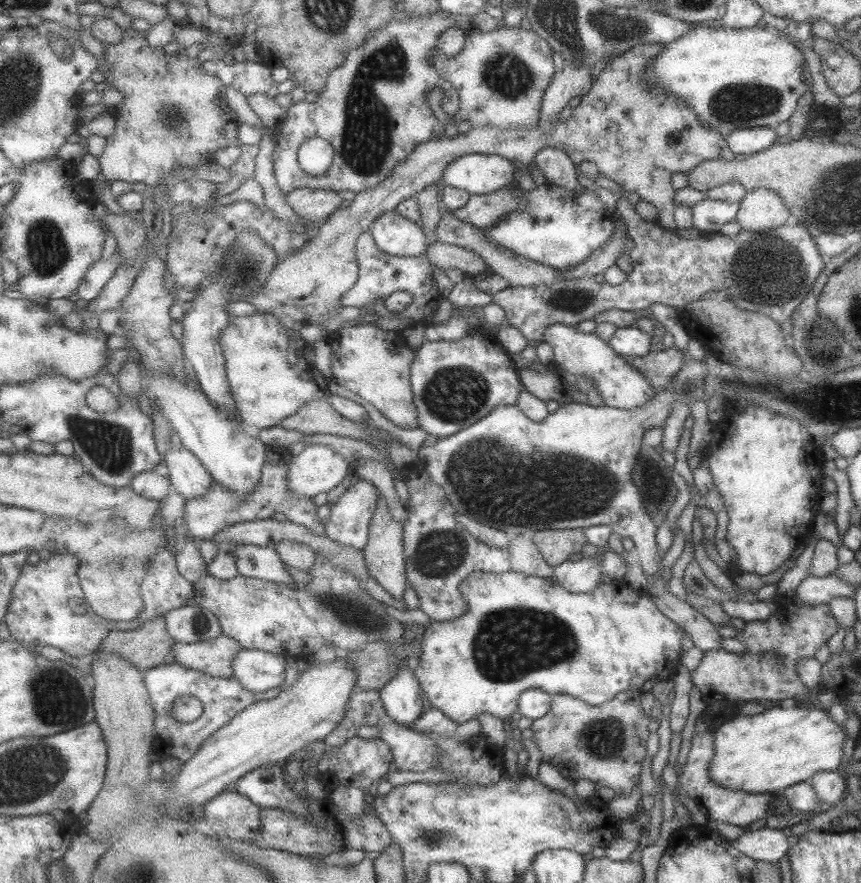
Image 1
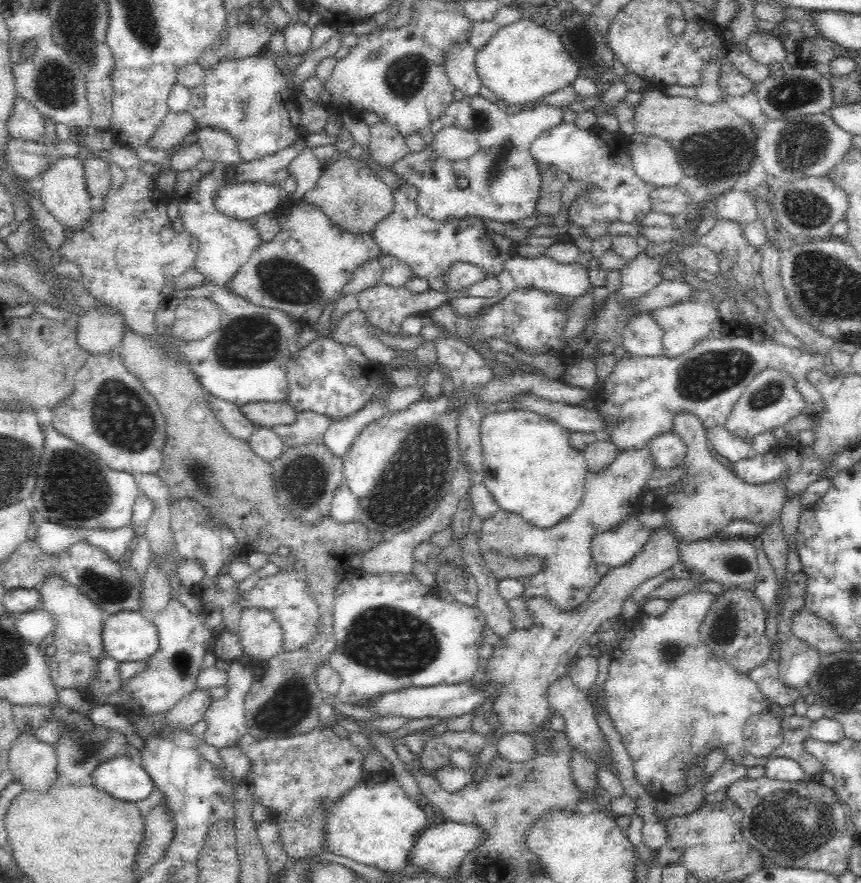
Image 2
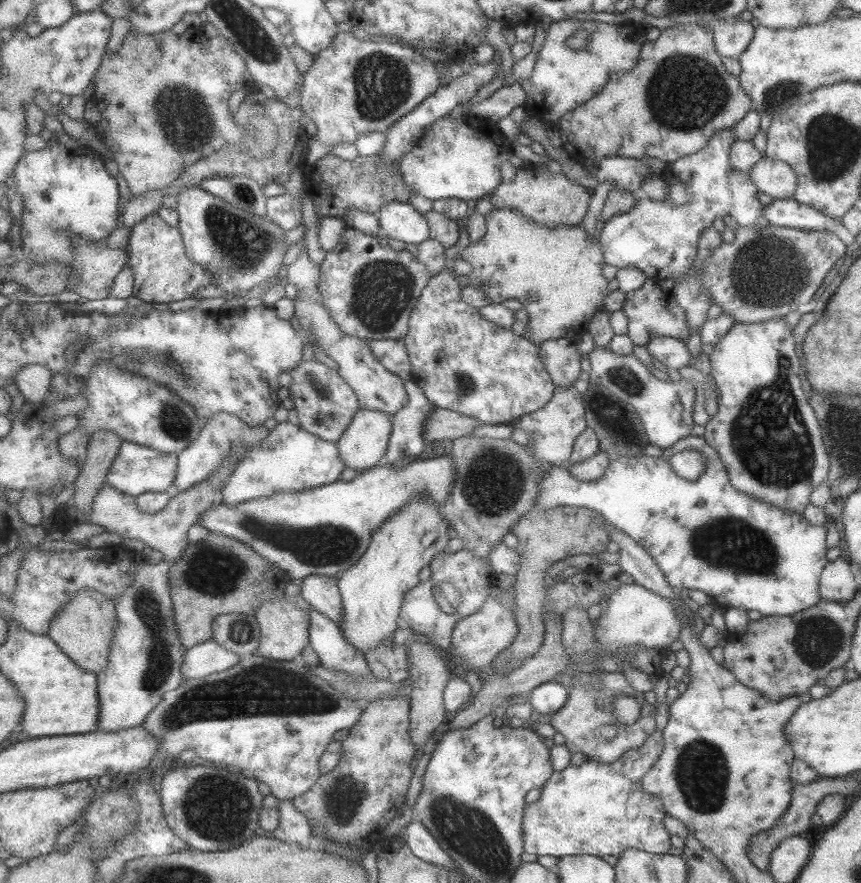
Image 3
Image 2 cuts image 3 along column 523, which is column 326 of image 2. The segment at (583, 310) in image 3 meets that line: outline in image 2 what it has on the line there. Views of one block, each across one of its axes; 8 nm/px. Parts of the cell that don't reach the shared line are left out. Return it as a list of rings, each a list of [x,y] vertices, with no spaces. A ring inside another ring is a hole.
[[[289,197],[285,208],[278,210],[276,219],[281,231],[274,240],[263,242],[252,252],[249,261],[232,278],[228,289],[253,305],[281,310],[297,321],[303,321],[307,310],[326,307],[331,301],[334,304],[338,292],[350,282],[354,270],[368,260],[378,259],[382,254],[373,233],[348,232],[334,224],[319,206],[308,204],[302,198]]]

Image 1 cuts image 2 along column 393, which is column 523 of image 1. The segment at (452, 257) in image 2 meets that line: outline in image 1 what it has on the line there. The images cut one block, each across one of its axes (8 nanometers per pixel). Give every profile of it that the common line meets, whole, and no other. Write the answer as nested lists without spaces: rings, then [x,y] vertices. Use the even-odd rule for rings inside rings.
[[[548,181],[524,192],[516,184],[509,186],[519,193],[519,198],[527,201],[525,210],[515,210],[497,222],[493,228],[485,228],[485,235],[499,248],[507,248],[535,262],[546,264],[560,270],[577,266],[589,257],[593,250],[600,249],[612,236],[615,225],[607,210],[591,191],[577,194]]]

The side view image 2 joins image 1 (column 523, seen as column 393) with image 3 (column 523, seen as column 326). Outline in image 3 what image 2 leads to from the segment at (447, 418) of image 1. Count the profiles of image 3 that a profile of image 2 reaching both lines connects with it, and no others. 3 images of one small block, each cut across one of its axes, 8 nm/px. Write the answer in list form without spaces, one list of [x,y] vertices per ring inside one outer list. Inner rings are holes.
[[[463,226],[462,228],[463,229],[461,230],[459,227],[459,240],[457,240],[457,244],[455,244],[453,248],[445,250],[446,260],[448,260],[449,264],[447,264],[447,267],[445,264],[445,268],[439,274],[433,275],[430,278],[429,284],[424,288],[424,293],[421,295],[416,309],[412,312],[412,317],[410,318],[410,331],[408,336],[405,338],[408,353],[410,354],[412,362],[412,378],[419,383],[420,388],[425,392],[425,395],[428,396],[428,399],[433,402],[434,406],[460,412],[461,414],[471,416],[487,424],[513,424],[526,414],[531,414],[532,412],[543,409],[544,406],[554,398],[557,386],[552,379],[552,375],[545,366],[544,359],[541,358],[540,346],[537,346],[535,342],[531,342],[527,336],[517,336],[517,334],[513,334],[512,329],[505,328],[504,326],[499,326],[497,323],[491,322],[481,314],[480,309],[474,307],[468,302],[465,302],[462,295],[464,286],[461,286],[461,282],[455,278],[456,273],[451,267],[451,263],[457,256],[459,256],[459,252],[462,252],[462,250],[467,248],[471,242],[468,232],[465,231]]]

